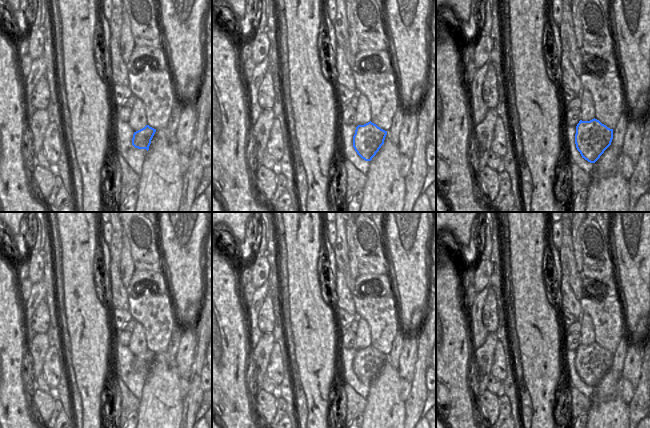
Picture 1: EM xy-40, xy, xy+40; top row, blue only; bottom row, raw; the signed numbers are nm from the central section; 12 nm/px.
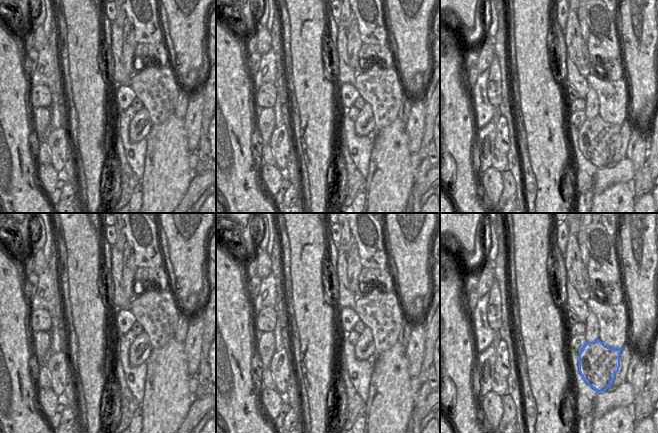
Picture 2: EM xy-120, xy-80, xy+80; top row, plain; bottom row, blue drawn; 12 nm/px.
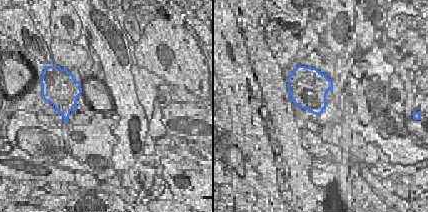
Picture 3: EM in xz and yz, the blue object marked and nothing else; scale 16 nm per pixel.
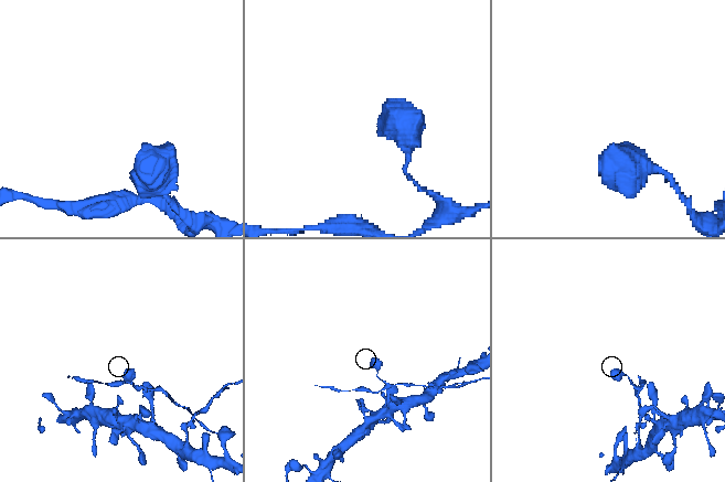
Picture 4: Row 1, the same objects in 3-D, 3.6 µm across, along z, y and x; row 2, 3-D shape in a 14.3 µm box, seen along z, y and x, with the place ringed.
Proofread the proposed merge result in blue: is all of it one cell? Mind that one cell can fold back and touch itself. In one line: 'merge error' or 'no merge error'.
merge error

